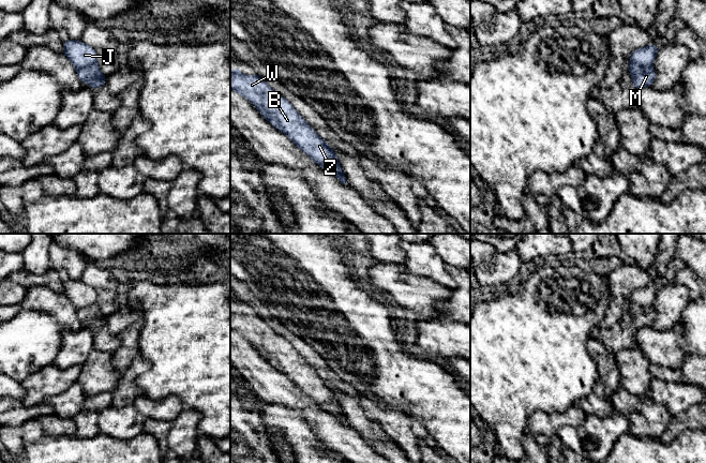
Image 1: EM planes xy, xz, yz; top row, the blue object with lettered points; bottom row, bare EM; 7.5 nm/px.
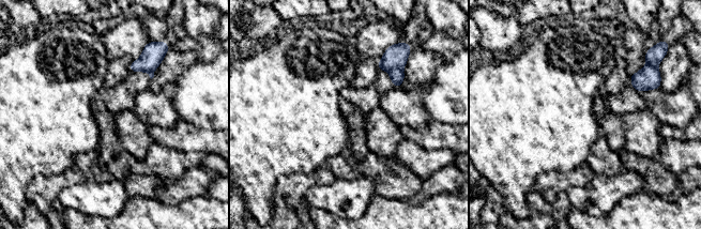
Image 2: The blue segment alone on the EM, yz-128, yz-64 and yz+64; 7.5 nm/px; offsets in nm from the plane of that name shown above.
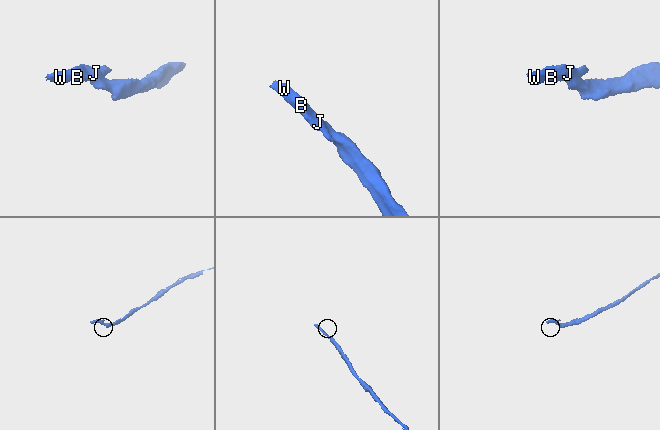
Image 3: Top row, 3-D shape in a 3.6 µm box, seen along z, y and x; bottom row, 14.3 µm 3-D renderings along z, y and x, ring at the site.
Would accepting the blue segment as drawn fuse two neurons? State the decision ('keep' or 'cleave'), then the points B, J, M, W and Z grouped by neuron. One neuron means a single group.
cleave; groups B J W Z / M

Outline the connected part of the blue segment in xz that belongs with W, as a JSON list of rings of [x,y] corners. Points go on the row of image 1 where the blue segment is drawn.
[[[234,68],[230,72],[230,89],[247,99],[271,125],[285,133],[316,164],[347,184],[345,176],[339,171],[340,164],[334,160],[334,150],[259,75],[245,76],[239,68]]]

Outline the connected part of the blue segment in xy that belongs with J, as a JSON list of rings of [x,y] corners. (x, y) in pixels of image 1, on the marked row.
[[[70,39],[63,42],[63,54],[77,70],[97,63],[95,49],[81,41]]]

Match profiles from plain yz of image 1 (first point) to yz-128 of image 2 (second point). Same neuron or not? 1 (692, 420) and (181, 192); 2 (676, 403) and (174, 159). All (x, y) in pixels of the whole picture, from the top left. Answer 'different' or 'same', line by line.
1: same
2: same

